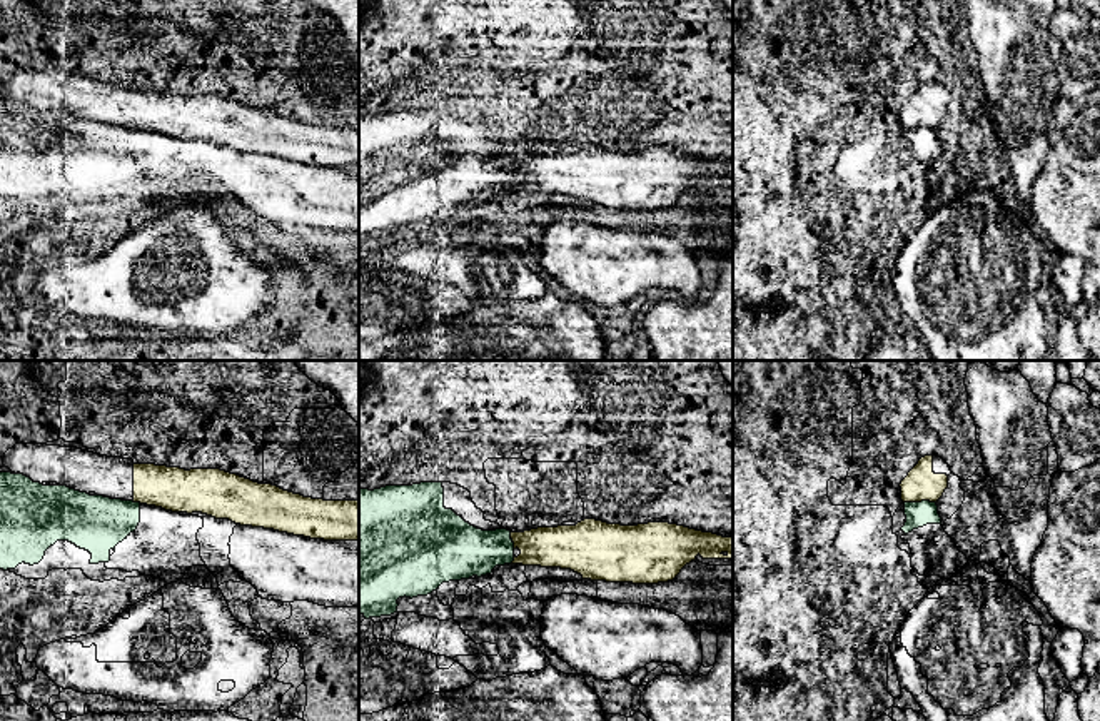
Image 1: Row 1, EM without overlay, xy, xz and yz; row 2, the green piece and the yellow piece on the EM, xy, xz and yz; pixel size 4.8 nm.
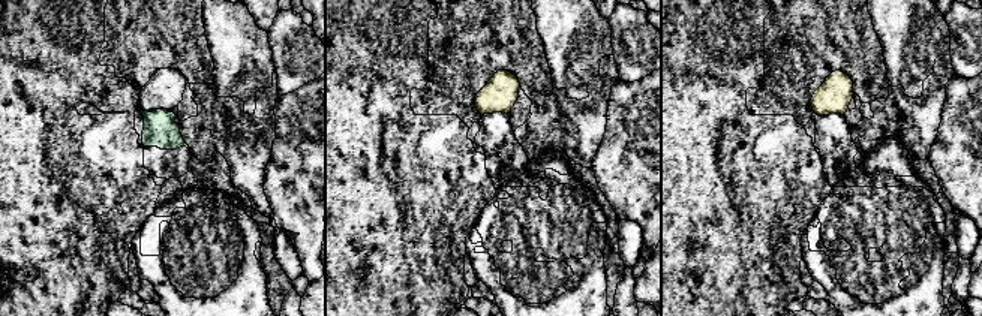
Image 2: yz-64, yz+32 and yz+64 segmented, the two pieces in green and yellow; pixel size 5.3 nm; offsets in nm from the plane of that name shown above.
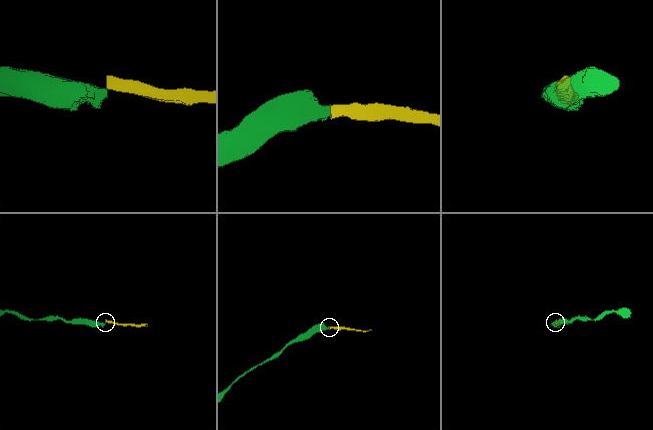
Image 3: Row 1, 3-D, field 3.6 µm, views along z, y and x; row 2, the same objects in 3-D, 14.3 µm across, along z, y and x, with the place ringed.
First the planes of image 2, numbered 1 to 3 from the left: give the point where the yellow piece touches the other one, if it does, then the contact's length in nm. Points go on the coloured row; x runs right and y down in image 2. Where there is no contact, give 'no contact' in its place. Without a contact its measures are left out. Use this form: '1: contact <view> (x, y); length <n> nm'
1: no contact
2: no contact
3: no contact

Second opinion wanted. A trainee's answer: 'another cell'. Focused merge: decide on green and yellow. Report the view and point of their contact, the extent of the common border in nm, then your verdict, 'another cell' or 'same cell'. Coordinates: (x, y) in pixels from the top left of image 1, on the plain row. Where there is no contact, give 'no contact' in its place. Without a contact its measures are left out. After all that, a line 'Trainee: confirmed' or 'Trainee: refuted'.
contact yz (918, 129); length 160 nm; another cell
Trainee: confirmed

